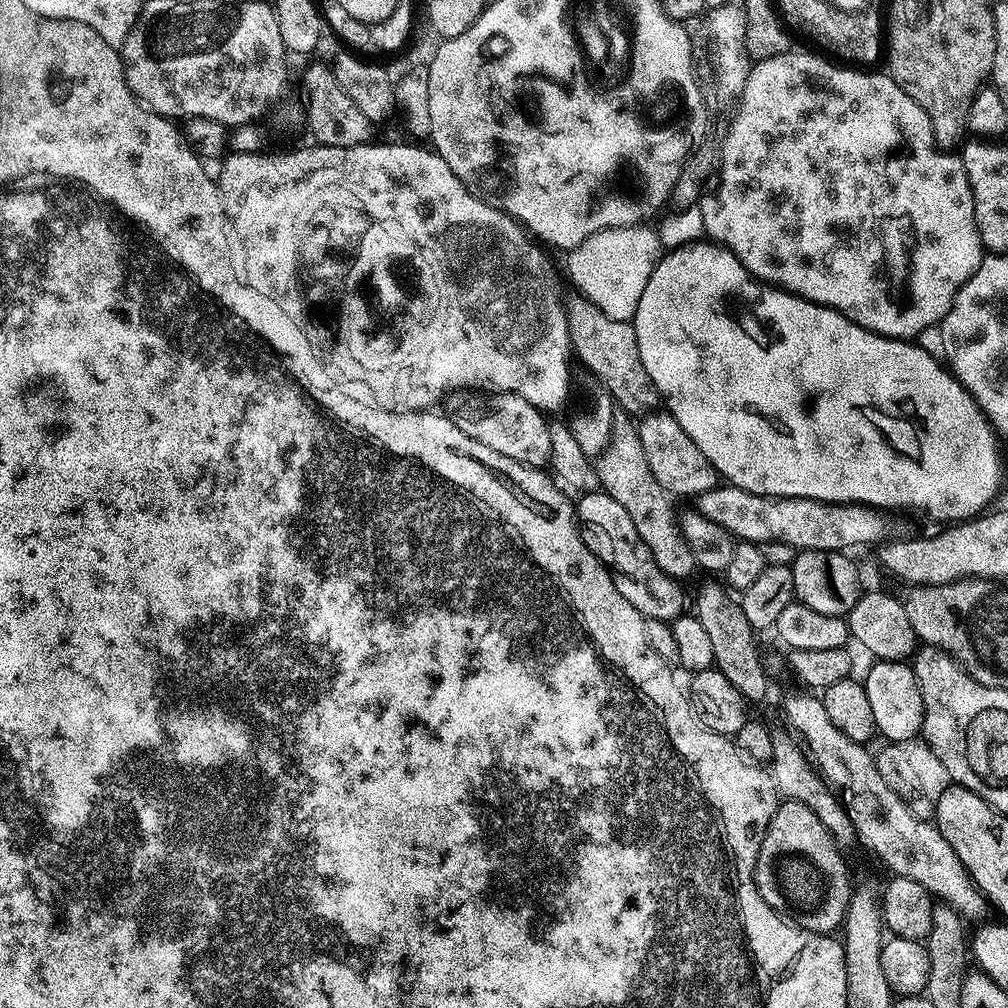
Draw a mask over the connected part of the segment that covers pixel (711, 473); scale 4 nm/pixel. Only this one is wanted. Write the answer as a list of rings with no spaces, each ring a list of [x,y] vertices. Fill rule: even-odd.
[[[658,410],[643,417],[638,426],[638,435],[642,450],[646,450],[646,458],[650,462],[654,478],[658,478],[659,484],[673,498],[695,498],[718,486],[718,473],[706,458],[706,454],[702,454],[702,450],[698,450],[694,442],[690,442],[686,430],[682,430],[682,426],[678,426],[678,422],[674,422],[674,418],[669,416],[667,411]]]

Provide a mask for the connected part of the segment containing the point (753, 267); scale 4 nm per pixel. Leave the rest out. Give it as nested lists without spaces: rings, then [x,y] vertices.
[[[789,50],[774,58],[757,60],[749,67],[746,86],[735,109],[736,117],[732,125],[726,128],[720,148],[720,189],[716,196],[705,195],[699,205],[704,231],[709,241],[731,250],[738,262],[742,262],[742,266],[746,266],[748,273],[757,280],[783,288],[815,304],[825,304],[827,308],[842,313],[858,326],[880,336],[891,336],[893,340],[916,338],[922,330],[939,325],[950,310],[958,290],[984,261],[986,249],[974,218],[974,194],[970,178],[963,159],[957,153],[955,156],[952,152],[943,152],[936,145],[939,144],[938,138],[926,110],[922,110],[922,106],[918,106],[918,102],[914,102],[914,98],[910,98],[902,86],[894,83],[891,76],[883,71],[870,72],[874,70],[841,66],[831,59],[825,59],[812,52]]]

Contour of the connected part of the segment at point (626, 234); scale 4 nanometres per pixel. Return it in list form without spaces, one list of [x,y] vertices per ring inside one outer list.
[[[648,227],[607,228],[567,253],[568,276],[580,291],[577,293],[606,318],[629,322],[636,319],[642,290],[646,290],[646,282],[650,282],[650,274],[654,274],[662,255],[657,229]]]

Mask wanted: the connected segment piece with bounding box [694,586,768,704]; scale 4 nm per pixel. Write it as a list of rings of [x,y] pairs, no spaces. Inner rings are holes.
[[[708,586],[696,600],[695,615],[705,627],[709,635],[710,646],[713,647],[715,667],[729,679],[745,701],[750,704],[762,701],[768,692],[768,682],[764,674],[758,648],[754,645],[755,629],[748,623],[737,603],[726,600],[725,589],[721,586]],[[722,588],[722,589],[721,589]],[[724,591],[724,592],[723,592]]]

